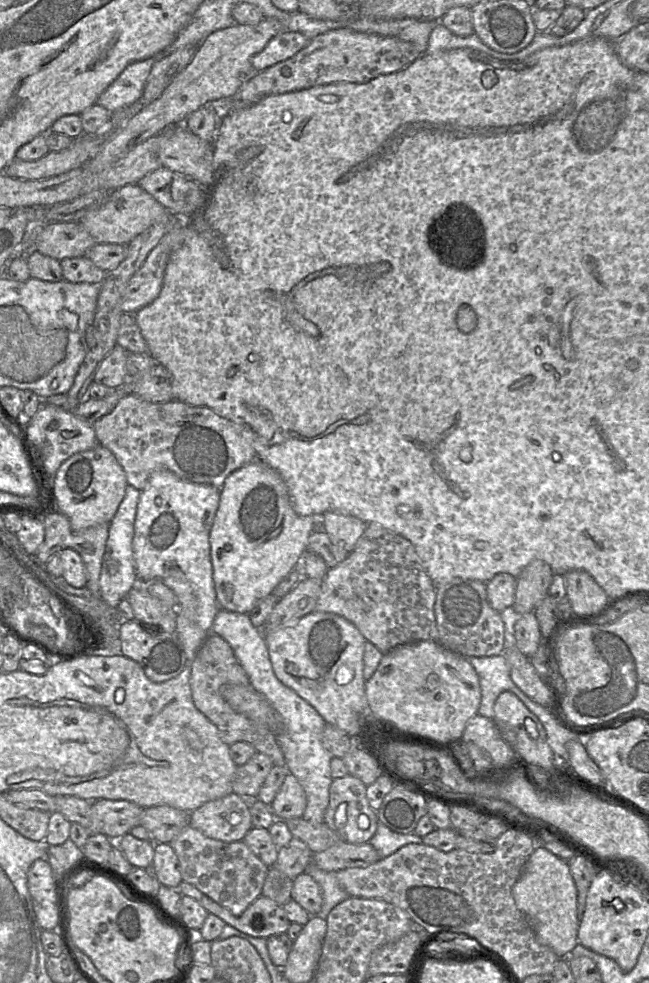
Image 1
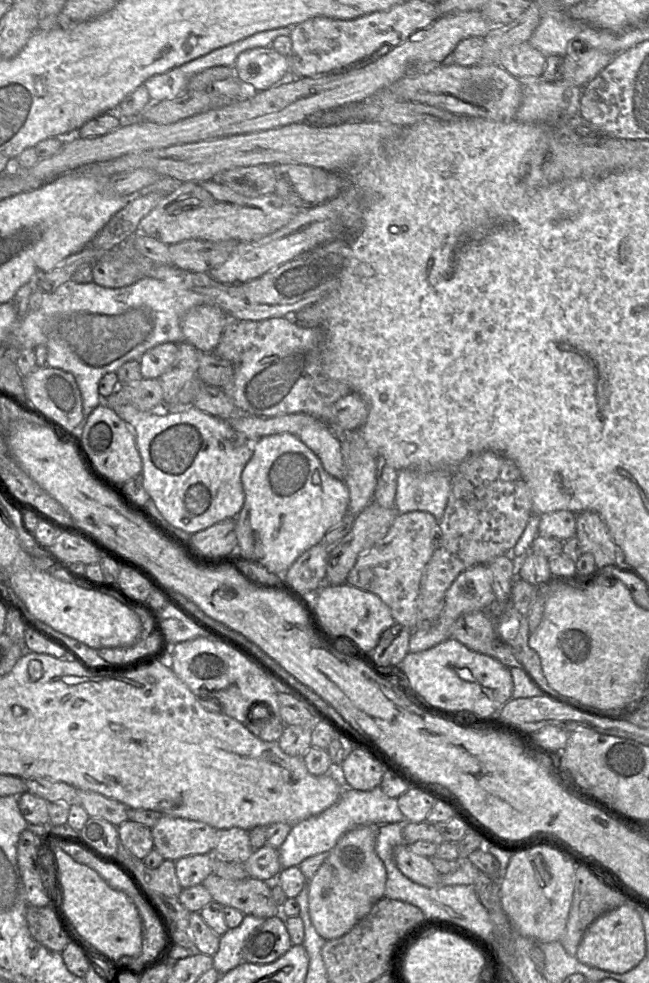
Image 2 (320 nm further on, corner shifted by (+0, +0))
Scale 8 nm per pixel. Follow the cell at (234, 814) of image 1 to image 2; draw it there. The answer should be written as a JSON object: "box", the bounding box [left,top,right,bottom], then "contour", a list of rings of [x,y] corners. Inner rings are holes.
{"box":[150,815,218,860],"contour":[[[163,815],[157,824],[150,828],[154,849],[163,856],[164,860],[178,859],[196,854],[212,854],[218,844],[218,830],[207,823],[179,817]]]}

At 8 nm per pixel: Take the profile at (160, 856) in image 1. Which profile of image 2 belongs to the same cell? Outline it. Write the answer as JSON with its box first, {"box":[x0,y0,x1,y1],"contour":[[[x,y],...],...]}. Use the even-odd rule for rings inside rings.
{"box":[175,853,213,888],"contour":[[[213,853],[182,857],[175,861],[175,869],[182,888],[202,884],[213,873]]]}

